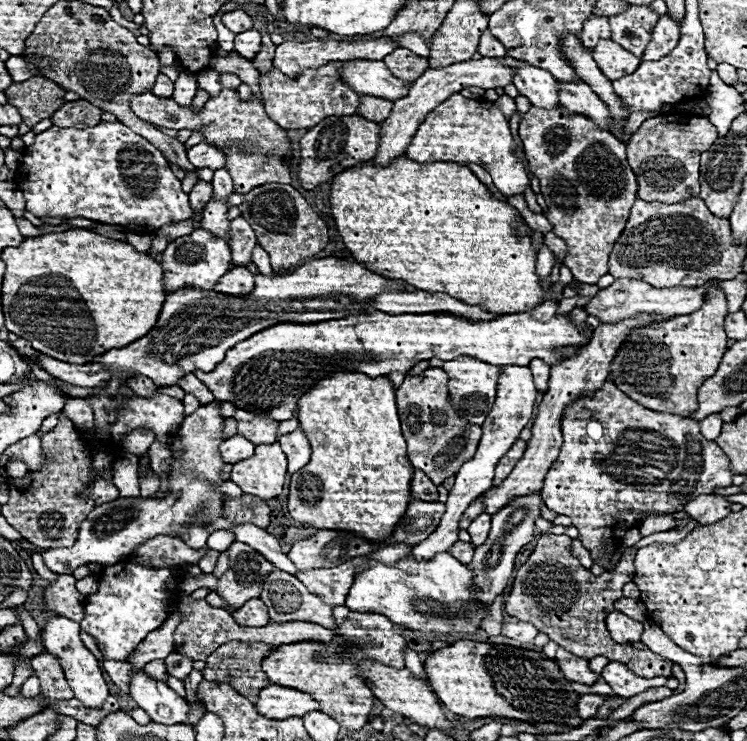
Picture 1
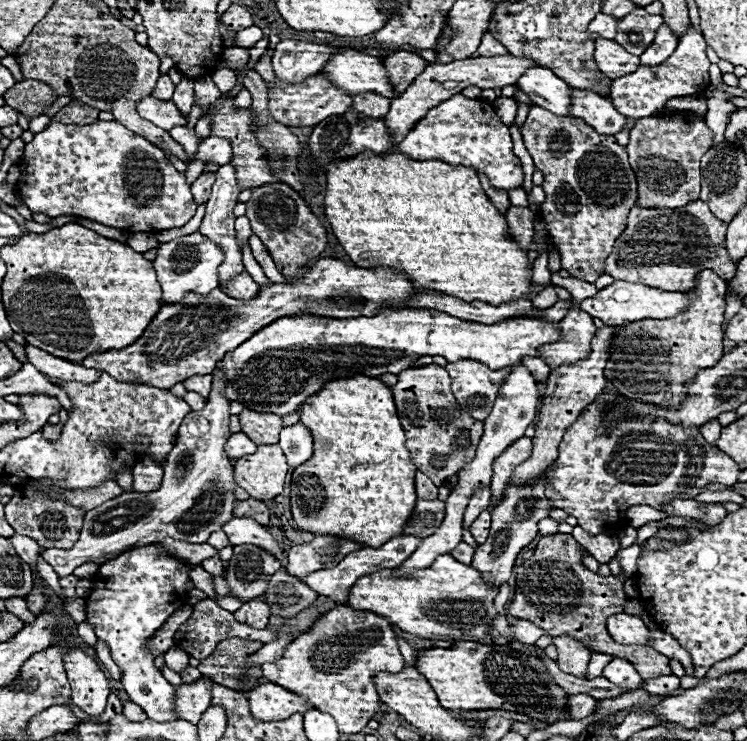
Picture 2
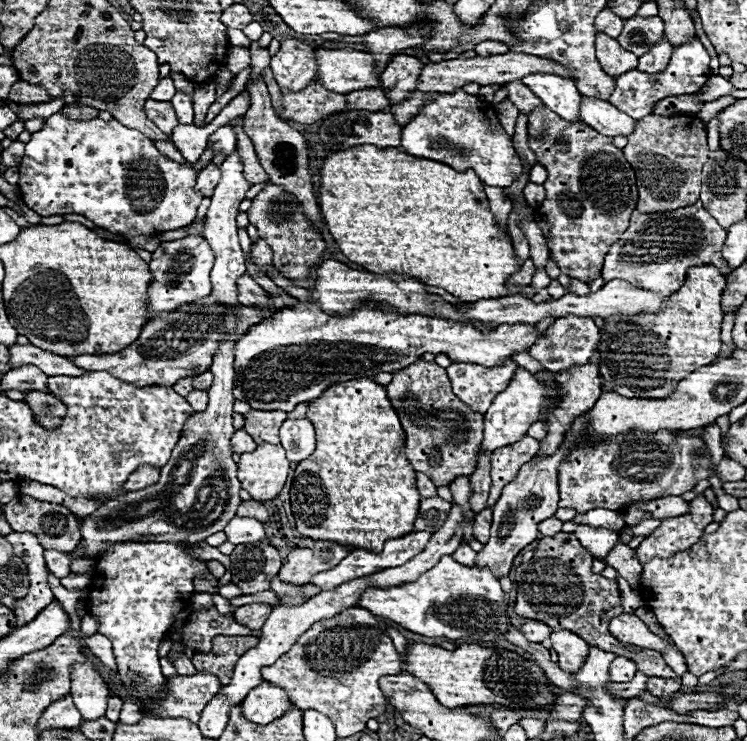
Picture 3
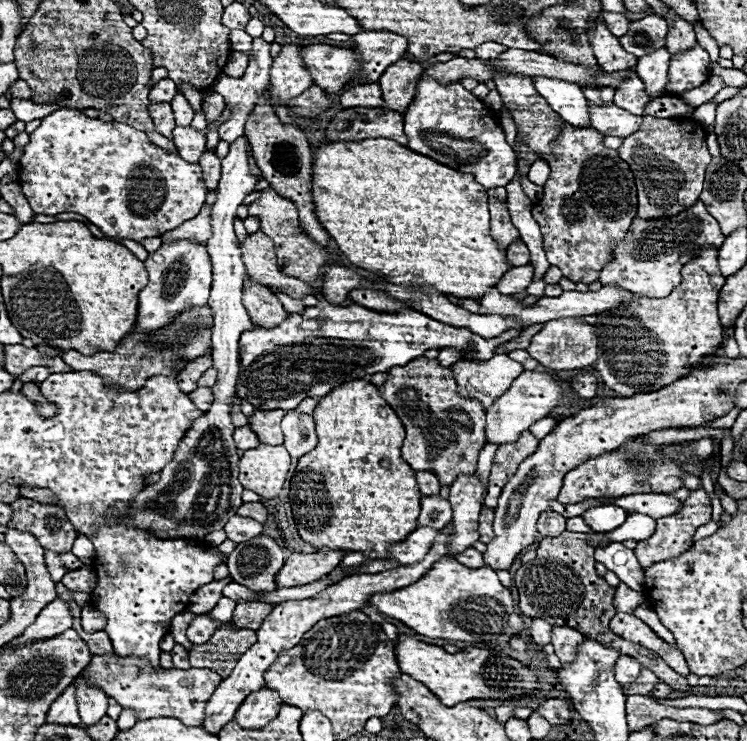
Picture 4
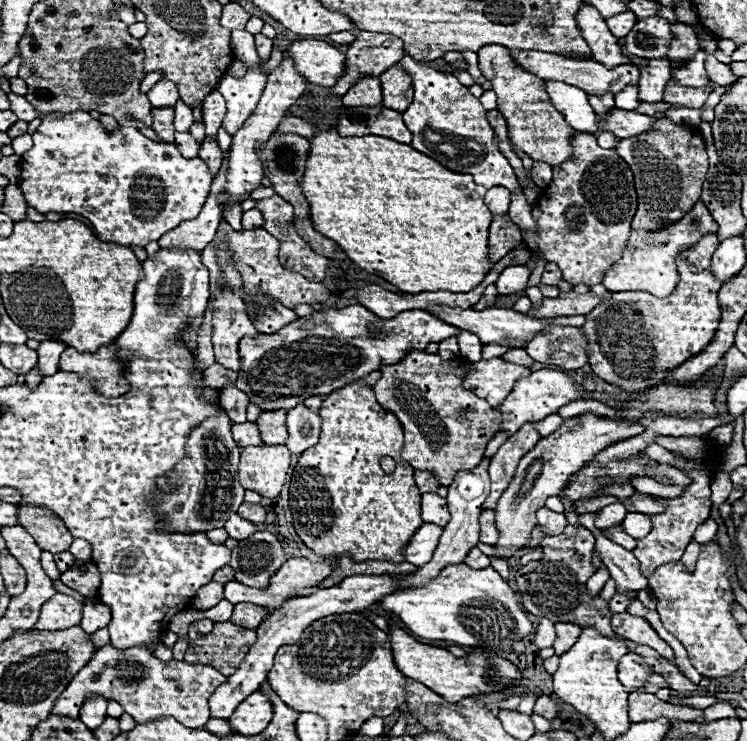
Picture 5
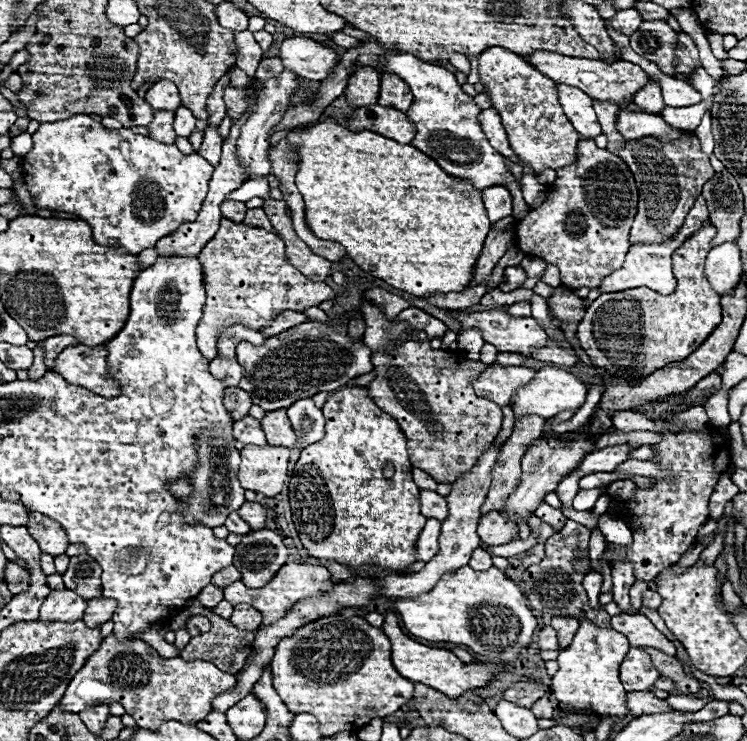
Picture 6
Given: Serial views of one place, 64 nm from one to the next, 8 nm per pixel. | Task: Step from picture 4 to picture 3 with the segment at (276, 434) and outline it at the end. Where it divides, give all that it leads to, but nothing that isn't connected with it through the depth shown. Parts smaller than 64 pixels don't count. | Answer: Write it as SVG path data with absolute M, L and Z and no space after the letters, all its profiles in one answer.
M246 412L244 414L244 430L250 432L256 444L280 444L278 430L284 422L284 412Z

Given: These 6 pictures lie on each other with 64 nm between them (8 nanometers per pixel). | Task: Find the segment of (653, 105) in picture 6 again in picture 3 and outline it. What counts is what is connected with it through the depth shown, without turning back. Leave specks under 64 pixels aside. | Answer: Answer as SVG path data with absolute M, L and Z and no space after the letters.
M662 36L660 42L654 44L650 52L646 52L644 56L640 56L638 68L640 68L642 72L650 72L650 74L662 72L662 68L666 68L668 60L670 60L670 56L672 56L672 50L674 50L674 48L672 48L672 44L668 42L668 38Z

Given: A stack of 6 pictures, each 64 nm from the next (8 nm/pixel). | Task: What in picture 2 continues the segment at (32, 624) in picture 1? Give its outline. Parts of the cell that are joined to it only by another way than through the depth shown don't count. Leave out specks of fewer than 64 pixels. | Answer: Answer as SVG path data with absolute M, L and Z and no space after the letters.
M10 597L6 599L6 610L16 615L23 621L24 625L34 623L36 617L27 609L25 599L21 597Z

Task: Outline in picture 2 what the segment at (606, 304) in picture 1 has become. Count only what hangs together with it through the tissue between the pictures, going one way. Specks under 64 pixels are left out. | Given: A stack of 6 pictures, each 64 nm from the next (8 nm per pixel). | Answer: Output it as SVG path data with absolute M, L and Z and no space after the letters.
M616 280L610 286L598 290L596 296L586 298L580 302L580 308L588 312L592 318L600 318L608 326L618 326L624 322L634 322L634 320L644 320L644 318L670 318L680 312L684 312L690 306L690 300L686 292L666 292L660 288L650 288L646 284L638 282L626 282L626 280Z

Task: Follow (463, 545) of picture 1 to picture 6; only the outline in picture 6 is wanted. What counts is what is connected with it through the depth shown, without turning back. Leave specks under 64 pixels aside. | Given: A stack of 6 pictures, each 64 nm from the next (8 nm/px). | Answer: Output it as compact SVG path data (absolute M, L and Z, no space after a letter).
M476 548L476 550L472 552L472 558L470 558L468 566L470 566L470 568L478 568L478 570L490 568L490 566L492 566L492 558L490 558L490 554L484 552L482 548Z

